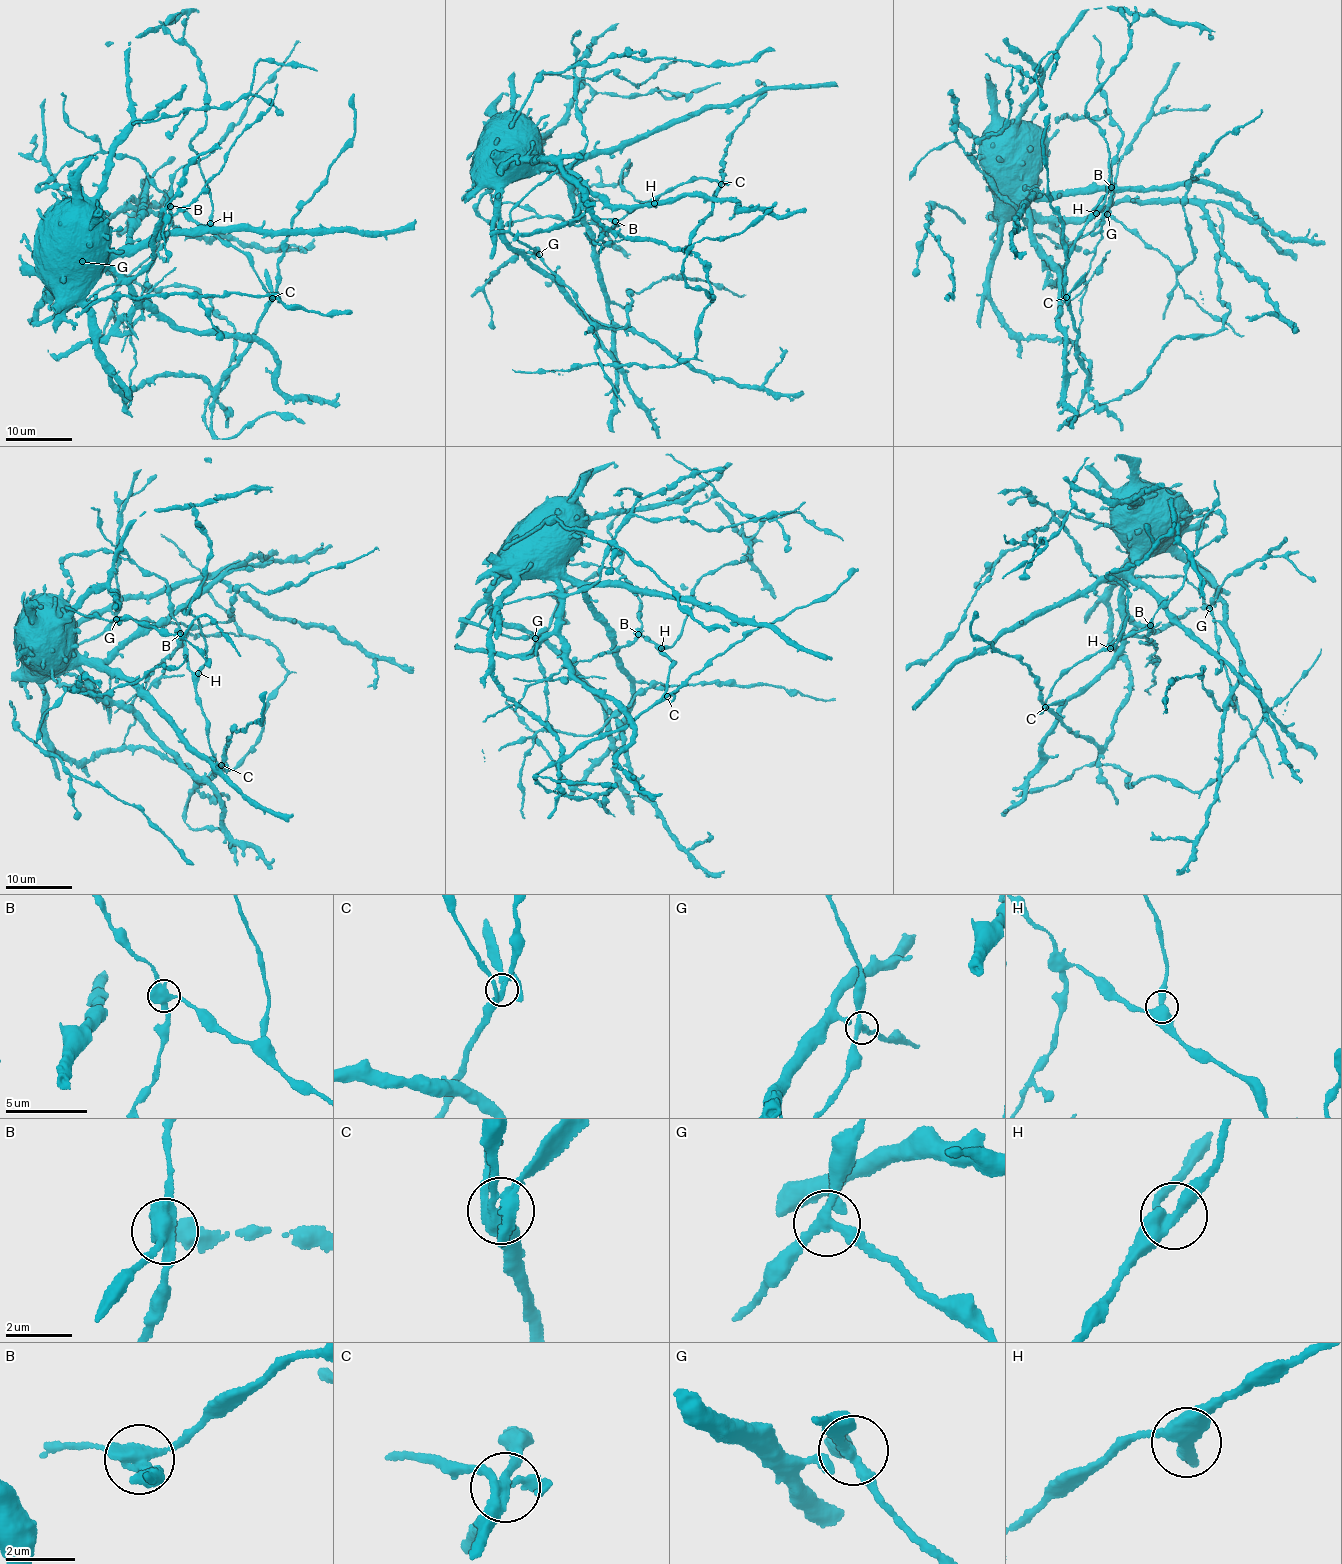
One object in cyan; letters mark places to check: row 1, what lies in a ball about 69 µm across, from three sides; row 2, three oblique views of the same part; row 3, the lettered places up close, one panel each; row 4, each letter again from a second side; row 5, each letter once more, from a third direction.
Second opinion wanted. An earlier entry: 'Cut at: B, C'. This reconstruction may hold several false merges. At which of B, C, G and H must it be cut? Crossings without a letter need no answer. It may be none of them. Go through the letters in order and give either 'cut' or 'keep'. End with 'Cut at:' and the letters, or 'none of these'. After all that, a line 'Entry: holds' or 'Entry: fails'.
B: cut
C: cut
G: keep
H: keep
Cut at: B, C
Entry: holds

